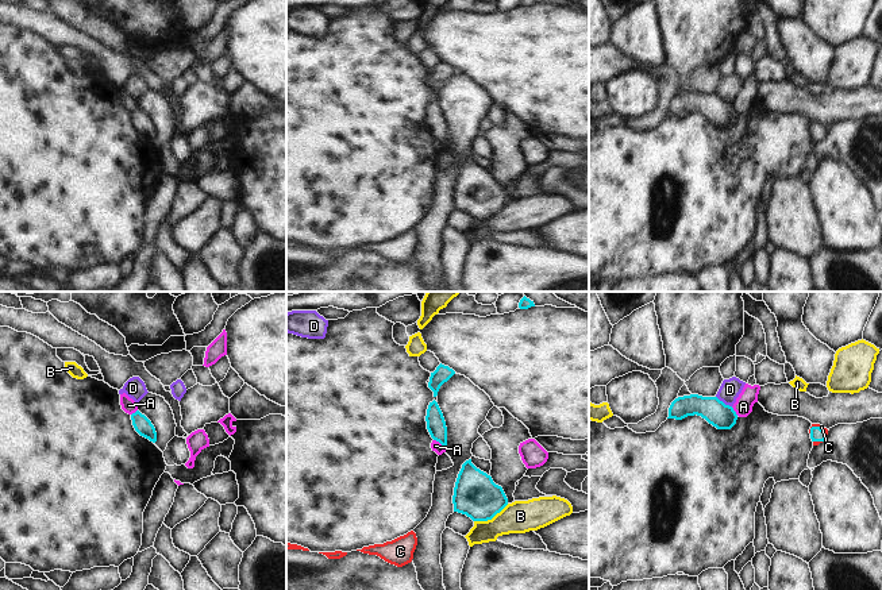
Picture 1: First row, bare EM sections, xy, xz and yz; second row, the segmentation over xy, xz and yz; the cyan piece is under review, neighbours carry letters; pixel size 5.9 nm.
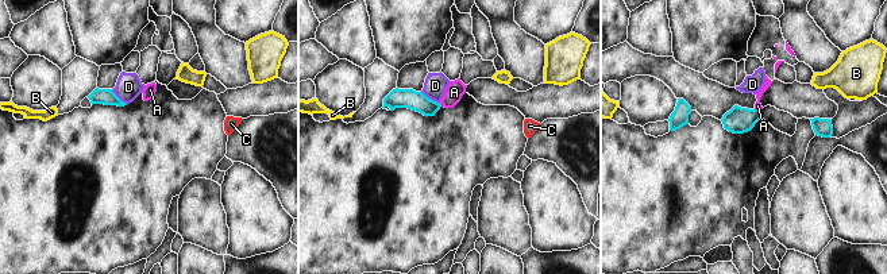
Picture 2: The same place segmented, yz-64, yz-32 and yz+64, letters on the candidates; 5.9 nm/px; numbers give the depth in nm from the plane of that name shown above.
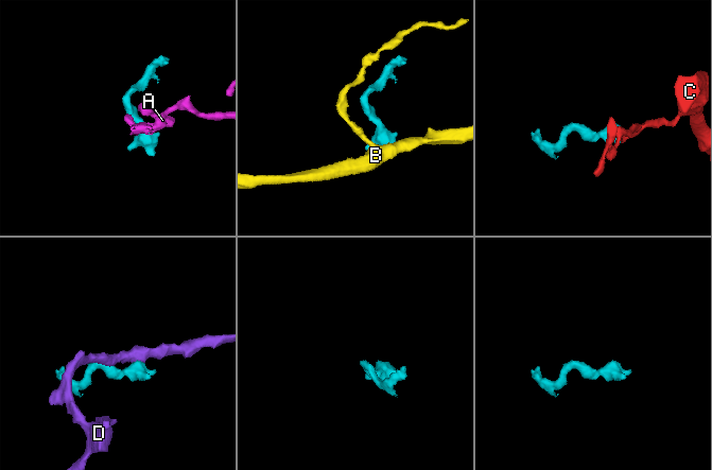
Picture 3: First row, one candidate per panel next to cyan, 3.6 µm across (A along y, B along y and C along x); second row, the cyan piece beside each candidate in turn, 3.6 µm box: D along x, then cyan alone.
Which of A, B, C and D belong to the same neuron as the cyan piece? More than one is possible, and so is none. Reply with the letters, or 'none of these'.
C

